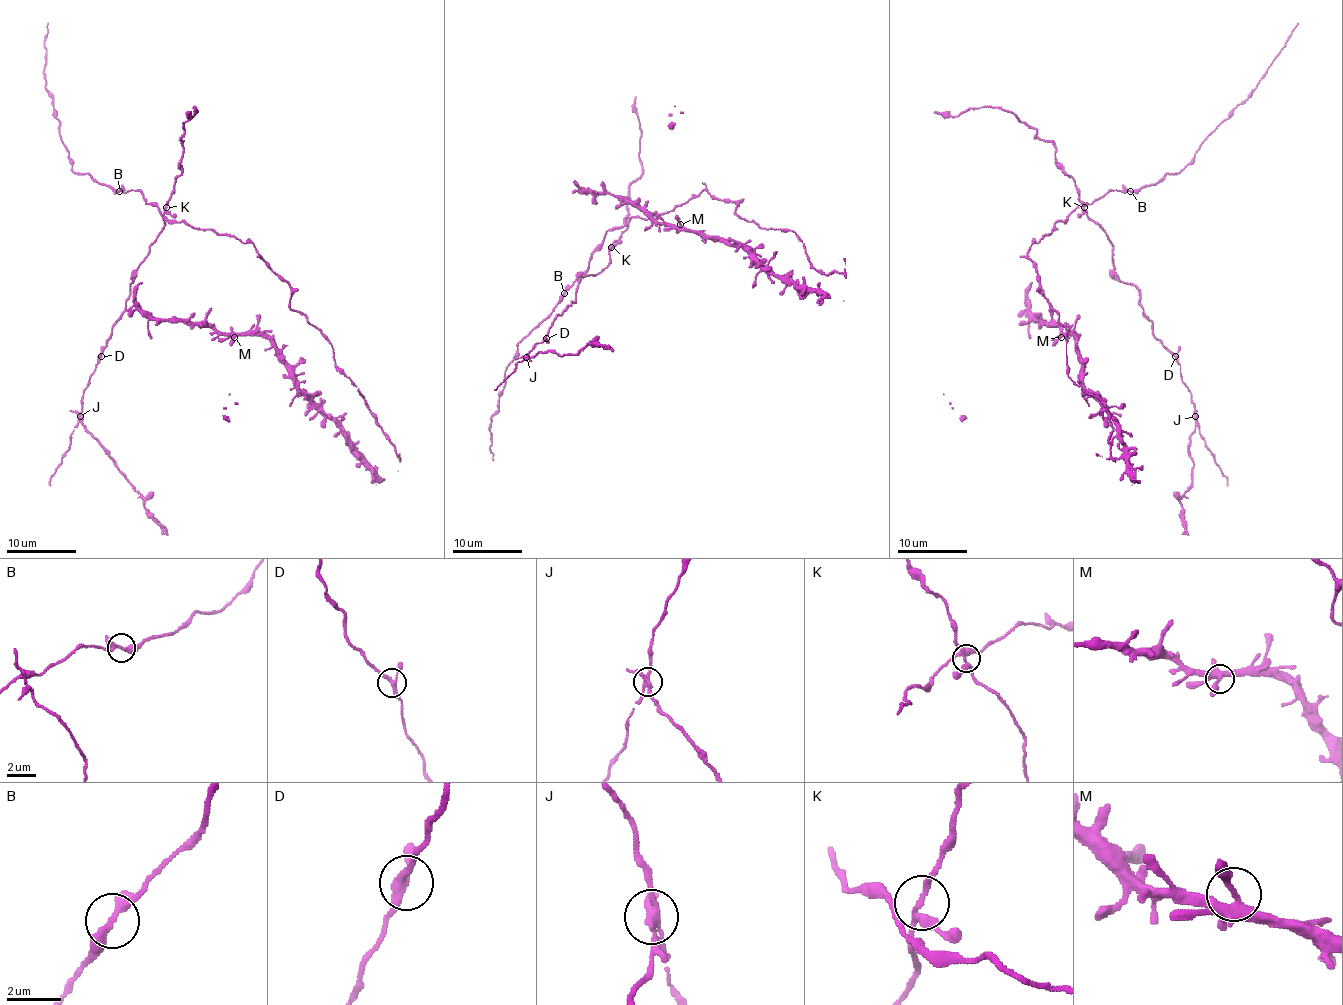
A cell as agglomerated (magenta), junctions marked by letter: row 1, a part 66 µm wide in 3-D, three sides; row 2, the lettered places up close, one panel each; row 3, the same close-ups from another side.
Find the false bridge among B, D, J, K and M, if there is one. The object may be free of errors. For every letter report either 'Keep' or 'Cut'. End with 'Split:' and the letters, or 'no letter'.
B: Keep
D: Keep
J: Cut
K: Keep
M: Keep
Split: J

